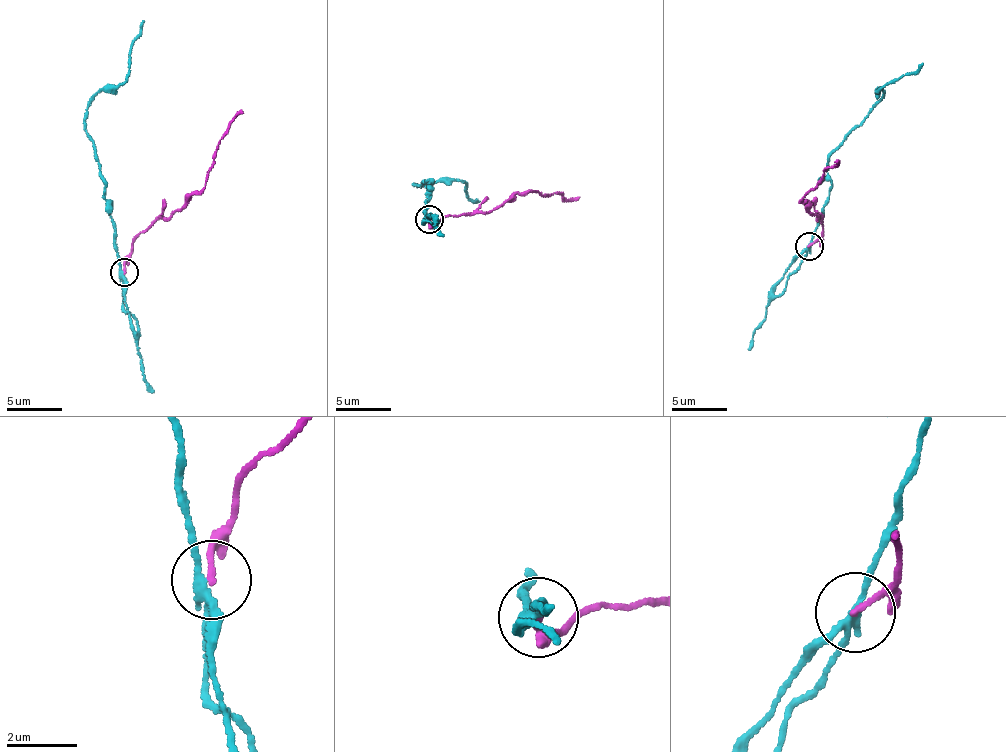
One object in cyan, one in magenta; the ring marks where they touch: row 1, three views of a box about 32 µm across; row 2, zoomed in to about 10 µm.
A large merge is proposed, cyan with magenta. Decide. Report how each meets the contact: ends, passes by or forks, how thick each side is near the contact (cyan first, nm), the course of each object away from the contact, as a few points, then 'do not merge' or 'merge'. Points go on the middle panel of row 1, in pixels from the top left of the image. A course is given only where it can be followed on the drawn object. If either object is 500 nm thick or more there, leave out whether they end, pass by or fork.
cyan forks there; magenta ends there; 180 nm thick on the cyan side, 150 nm on the other; cyan runs (429, 219), (425, 202), (433, 179), (414, 186), (414, 182), (428, 186), (463, 181), (468, 197), (480, 201); magenta runs (429, 219), (439, 223), (442, 216), (479, 213), (532, 190), (574, 200), (580, 197); merge

